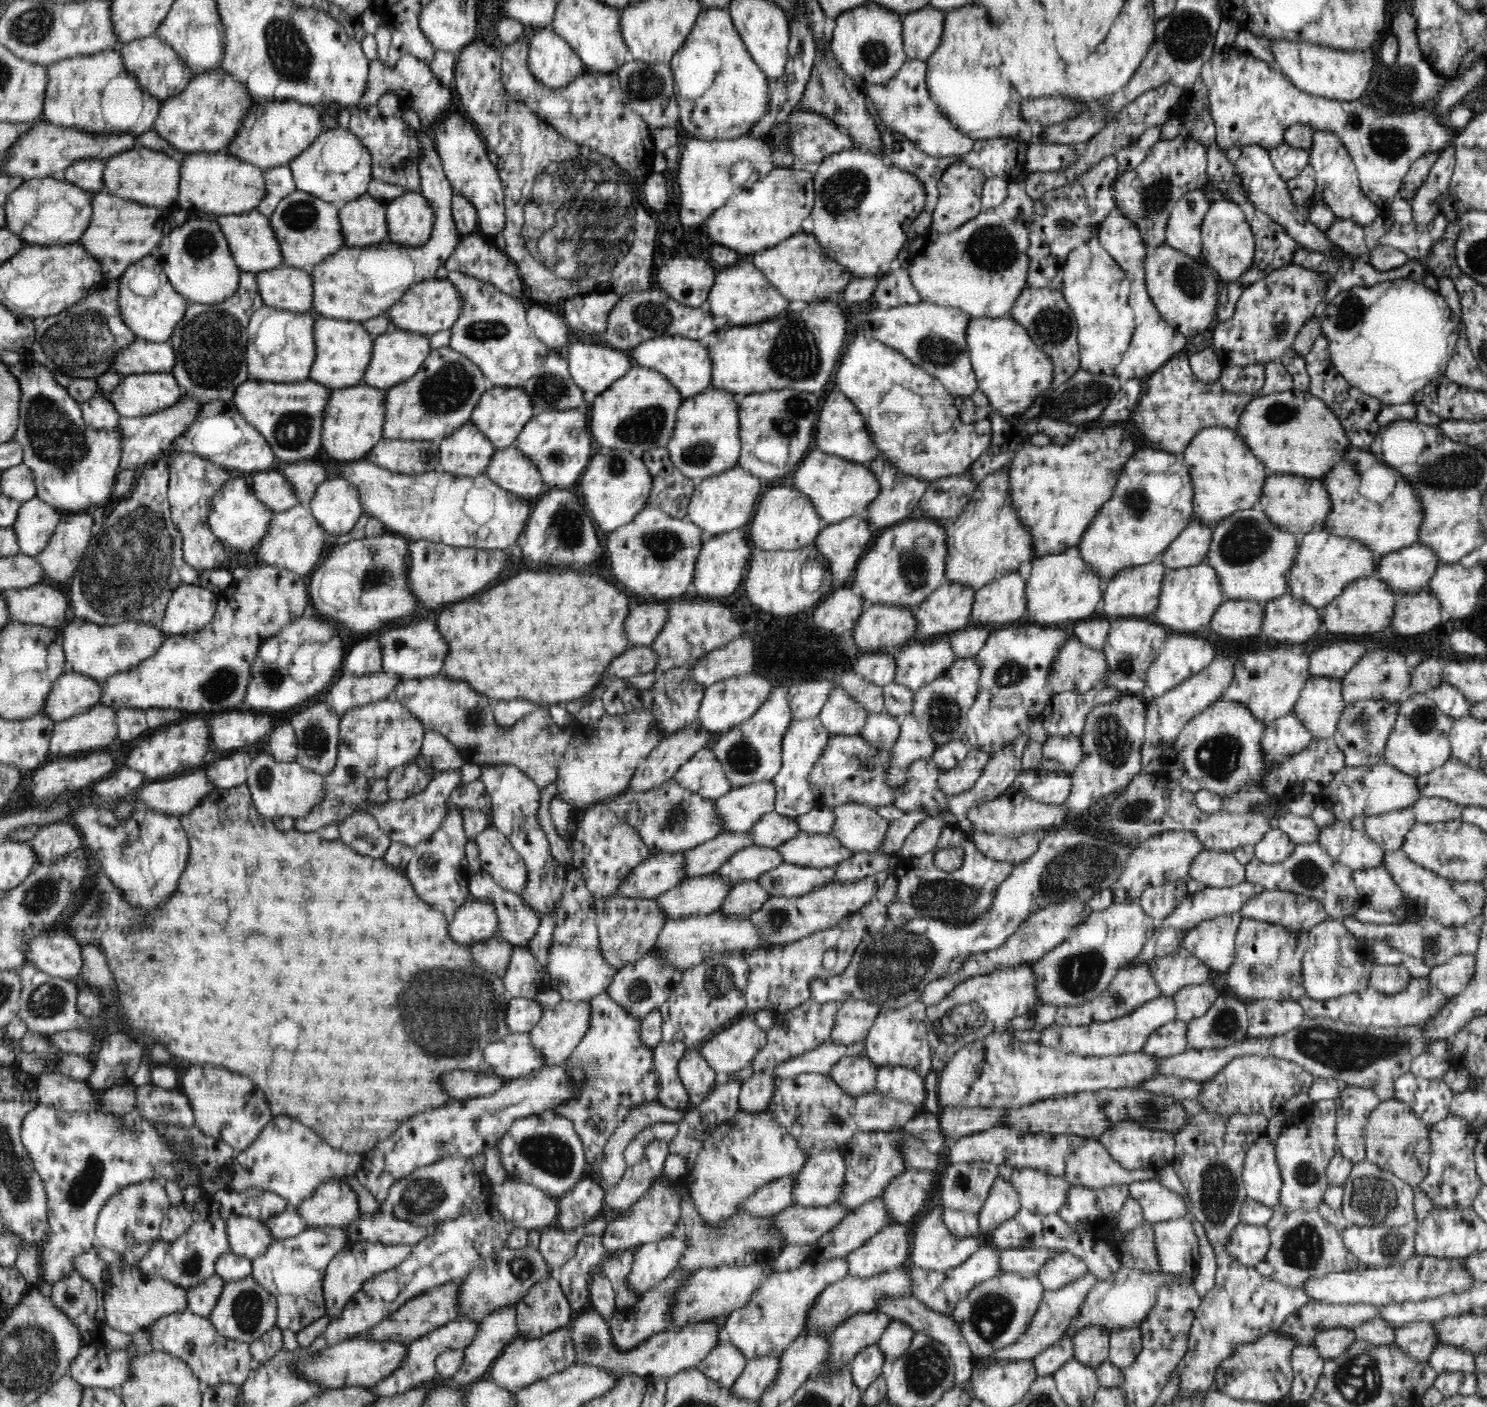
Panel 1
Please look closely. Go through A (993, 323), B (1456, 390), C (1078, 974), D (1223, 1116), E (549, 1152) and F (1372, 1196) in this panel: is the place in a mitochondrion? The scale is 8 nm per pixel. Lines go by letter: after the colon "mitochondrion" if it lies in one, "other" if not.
A: other
B: other
C: mitochondrion
D: other
E: mitochondrion
F: mitochondrion

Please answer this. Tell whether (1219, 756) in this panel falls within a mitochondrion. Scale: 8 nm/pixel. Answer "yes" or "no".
yes

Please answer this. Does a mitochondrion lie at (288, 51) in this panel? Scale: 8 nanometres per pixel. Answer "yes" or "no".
yes

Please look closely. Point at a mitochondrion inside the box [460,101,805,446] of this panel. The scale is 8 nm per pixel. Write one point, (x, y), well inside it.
(583, 222)

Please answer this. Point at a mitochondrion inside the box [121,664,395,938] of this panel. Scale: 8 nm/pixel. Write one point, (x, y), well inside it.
(315, 741)

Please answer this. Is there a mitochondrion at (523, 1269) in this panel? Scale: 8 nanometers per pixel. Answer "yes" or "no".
yes

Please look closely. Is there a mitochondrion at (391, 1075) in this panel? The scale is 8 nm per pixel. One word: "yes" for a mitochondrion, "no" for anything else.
no

